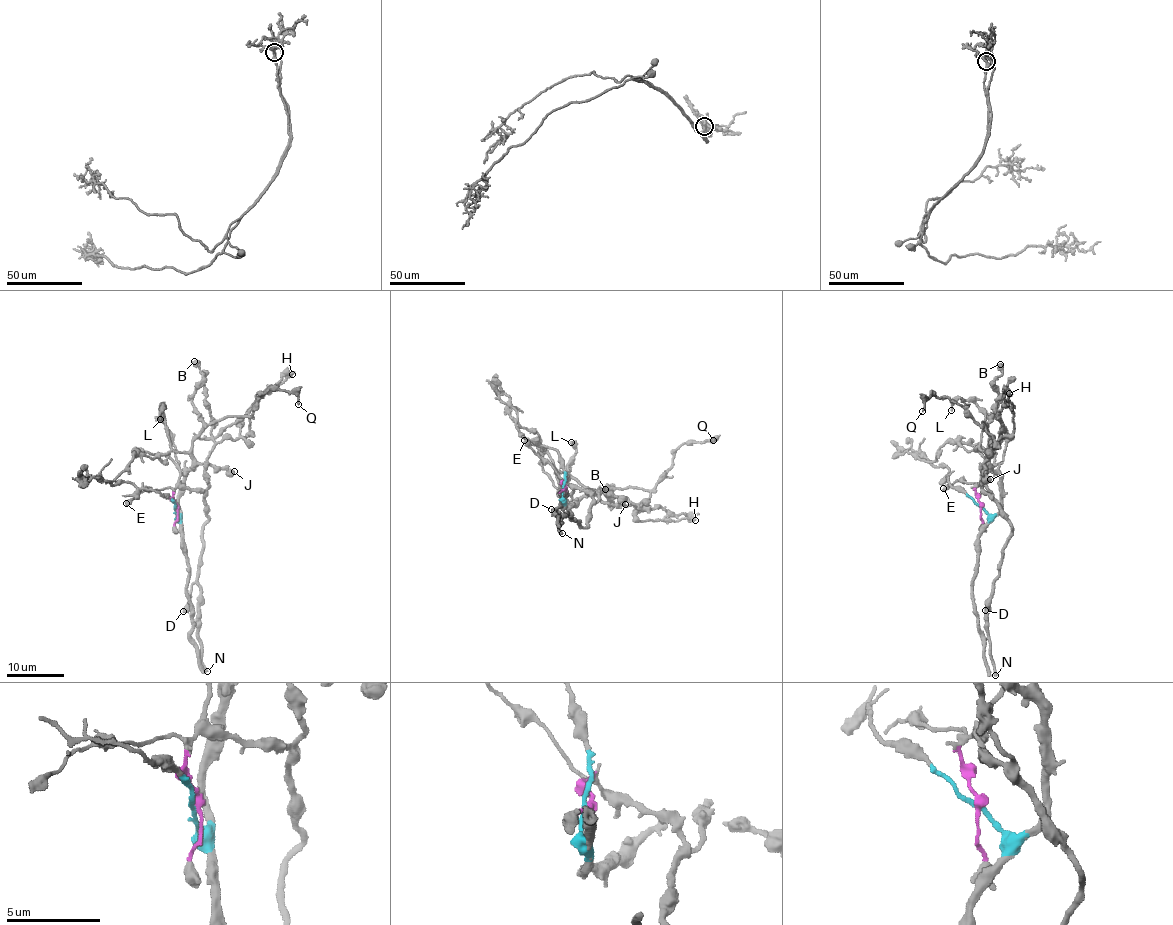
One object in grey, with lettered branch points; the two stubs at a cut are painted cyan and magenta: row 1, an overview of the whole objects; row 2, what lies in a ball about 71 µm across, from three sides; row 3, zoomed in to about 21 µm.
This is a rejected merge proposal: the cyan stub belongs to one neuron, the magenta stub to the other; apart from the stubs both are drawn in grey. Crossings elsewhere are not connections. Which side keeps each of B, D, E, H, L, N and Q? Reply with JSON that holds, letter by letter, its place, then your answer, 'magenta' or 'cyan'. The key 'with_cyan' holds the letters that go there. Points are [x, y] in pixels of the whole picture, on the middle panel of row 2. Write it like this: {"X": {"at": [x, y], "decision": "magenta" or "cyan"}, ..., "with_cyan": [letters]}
{"B": {"at": [605, 489], "decision": "cyan"}, "D": {"at": [551, 509], "decision": "magenta"}, "E": {"at": [524, 440], "decision": "magenta"}, "H": {"at": [695, 520], "decision": "magenta"}, "L": {"at": [571, 442], "decision": "cyan"}, "N": {"at": [562, 533], "decision": "magenta"}, "Q": {"at": [713, 440], "decision": "cyan"}, "with_cyan": ["B", "L", "Q"]}

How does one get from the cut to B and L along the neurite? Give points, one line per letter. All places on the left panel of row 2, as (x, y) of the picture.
B: (176, 508), (180, 515), (178, 492), (192, 465), (192, 440), (203, 426), (192, 401), (203, 375), (194, 360)
L: (176, 508), (180, 515), (178, 492), (192, 456), (171, 448), (160, 408), (165, 406), (160, 420)

